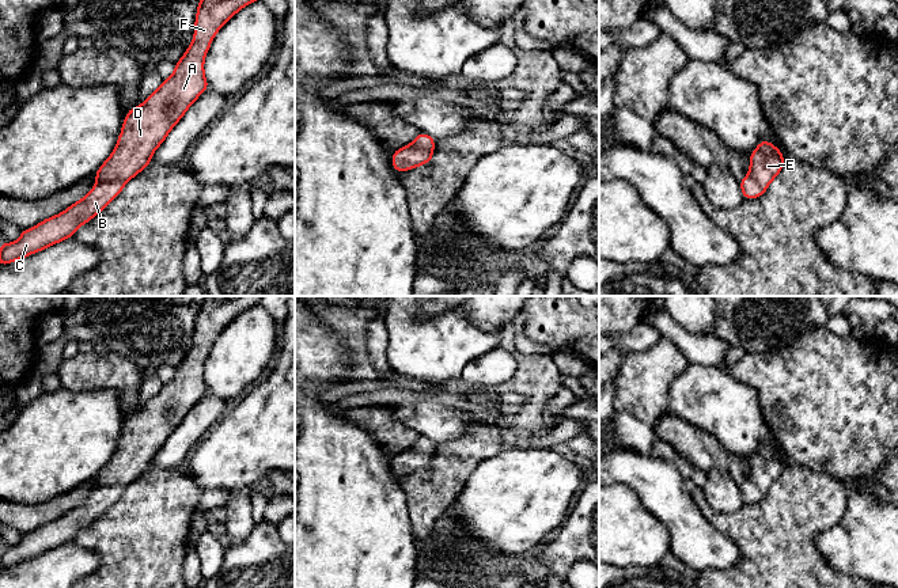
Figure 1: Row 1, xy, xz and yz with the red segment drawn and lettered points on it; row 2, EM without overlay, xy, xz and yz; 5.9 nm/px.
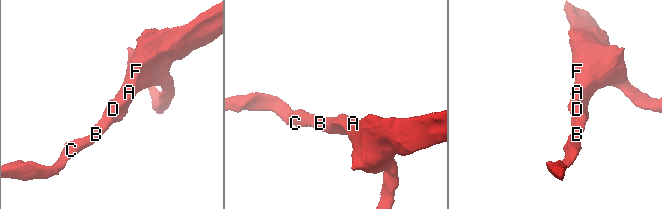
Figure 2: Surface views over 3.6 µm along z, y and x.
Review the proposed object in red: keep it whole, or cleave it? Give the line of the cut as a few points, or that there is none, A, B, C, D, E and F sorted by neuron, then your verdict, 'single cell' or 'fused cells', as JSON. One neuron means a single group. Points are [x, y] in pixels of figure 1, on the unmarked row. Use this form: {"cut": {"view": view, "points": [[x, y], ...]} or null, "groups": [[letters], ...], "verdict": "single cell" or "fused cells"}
{"cut": null, "groups": [["A", "B", "C", "D", "E", "F"]], "verdict": "single cell"}

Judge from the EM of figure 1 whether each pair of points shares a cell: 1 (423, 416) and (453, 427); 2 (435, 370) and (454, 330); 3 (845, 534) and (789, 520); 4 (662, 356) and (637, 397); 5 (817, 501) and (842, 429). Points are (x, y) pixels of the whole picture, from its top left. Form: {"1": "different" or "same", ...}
{"1": "same", "2": "same", "3": "different", "4": "same", "5": "different"}

